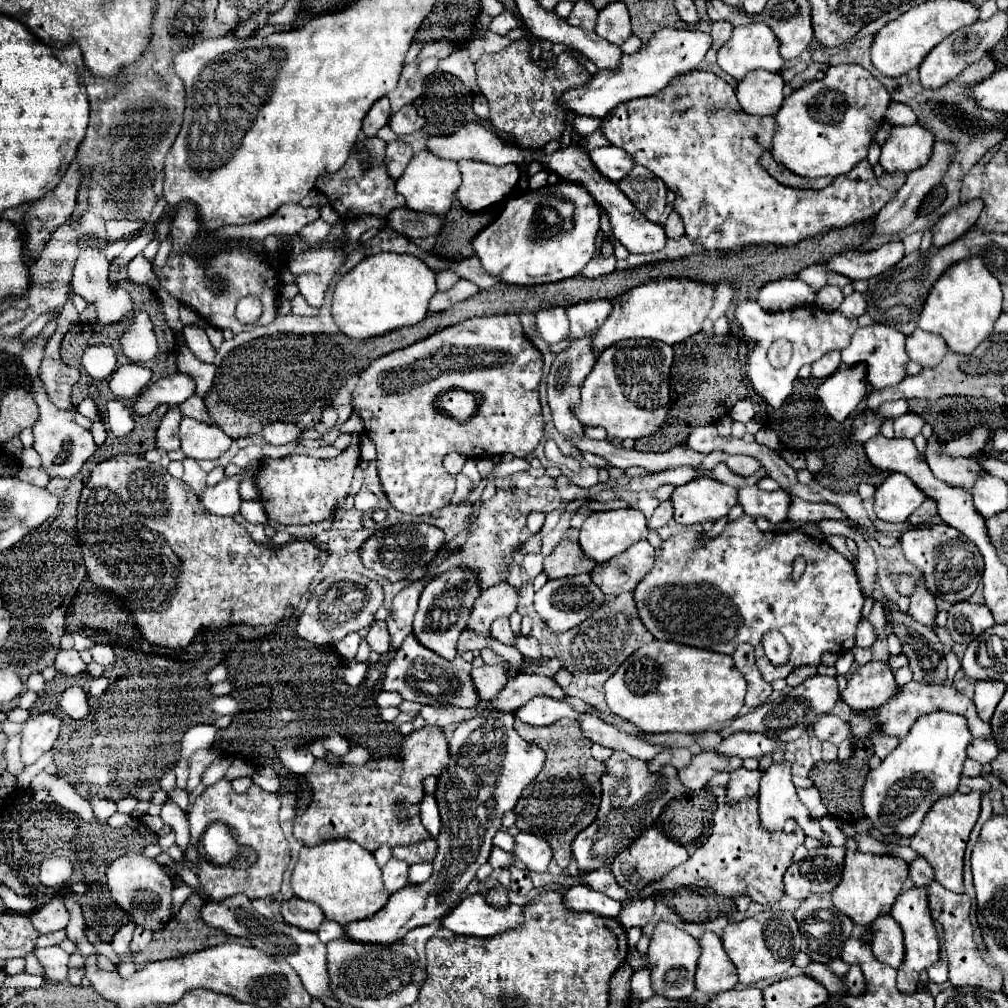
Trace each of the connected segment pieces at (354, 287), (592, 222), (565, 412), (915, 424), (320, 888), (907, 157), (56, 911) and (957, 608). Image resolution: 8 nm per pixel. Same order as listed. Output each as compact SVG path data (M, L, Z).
M378 252L372 256L366 256L356 268L352 268L348 274L340 278L334 290L332 300L332 316L338 324L340 332L344 332L350 338L374 338L382 336L390 330L398 330L404 326L418 324L428 314L430 298L436 294L436 272L418 256L412 254L396 254L396 252Z
M566 182L548 184L544 188L508 200L502 214L490 226L486 226L474 238L472 244L486 272L500 276L502 282L518 284L518 286L548 284L554 280L564 280L580 274L582 268L592 260L596 252L596 236L600 232L600 216L602 216L602 208L584 188Z
M582 336L574 342L570 342L570 346L560 352L554 362L552 362L552 368L550 368L550 374L548 374L548 406L552 410L552 420L554 420L554 426L556 430L564 436L564 438L572 438L572 436L584 436L582 432L582 424L580 420L574 418L572 414L572 406L578 404L578 392L580 392L580 384L584 382L584 378L590 374L590 370L594 368L596 364L596 358L594 356L594 336Z
M908 412L908 414L904 414L904 416L900 416L900 418L894 420L896 438L914 438L916 434L920 434L922 426L924 426L922 416L912 414L912 412Z
M332 840L318 846L304 846L290 886L298 898L318 904L326 920L334 920L340 926L370 918L390 898L384 888L382 872L374 860L374 854L352 840Z
M920 124L892 126L890 136L882 144L880 164L886 172L912 172L922 168L932 156L934 136Z
M52 898L40 910L32 912L30 920L38 928L40 934L48 934L48 932L56 932L56 930L66 928L66 924L70 920L70 914L68 914L62 898Z
M956 602L948 610L948 630L958 644L970 644L990 626L994 626L994 618L986 604Z

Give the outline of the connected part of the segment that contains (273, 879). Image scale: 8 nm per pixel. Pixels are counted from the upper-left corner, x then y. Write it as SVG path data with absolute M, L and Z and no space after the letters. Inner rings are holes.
M226 778L208 786L194 800L192 810L188 814L191 834L190 848L184 854L182 866L192 868L192 862L200 864L198 878L202 882L204 896L208 896L210 900L222 900L232 894L246 894L250 900L256 900L256 898L268 898L280 890L284 872L290 864L290 850L288 850L288 840L280 828L278 812L280 812L280 796L278 794L266 792L256 784L252 784L244 794L236 794L232 790L232 784ZM212 822L224 822L226 826L236 828L236 834L244 840L244 844L252 846L258 852L258 860L252 864L250 870L236 870L232 866L214 866L200 858L196 846L198 846L200 836Z

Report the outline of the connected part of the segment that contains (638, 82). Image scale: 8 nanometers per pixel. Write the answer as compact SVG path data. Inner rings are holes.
M664 28L656 32L636 54L622 54L622 60L614 70L598 70L598 74L594 74L584 86L566 90L560 96L558 104L564 110L574 112L576 116L594 116L602 120L616 104L628 102L632 98L654 96L656 92L666 88L666 84L674 76L698 68L710 46L712 36L706 32Z

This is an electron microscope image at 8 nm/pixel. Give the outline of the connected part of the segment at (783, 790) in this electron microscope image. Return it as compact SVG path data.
M772 762L760 778L760 814L764 828L782 828L788 818L794 818L806 836L822 838L818 820L812 820L808 809L798 800L790 780L790 762Z

